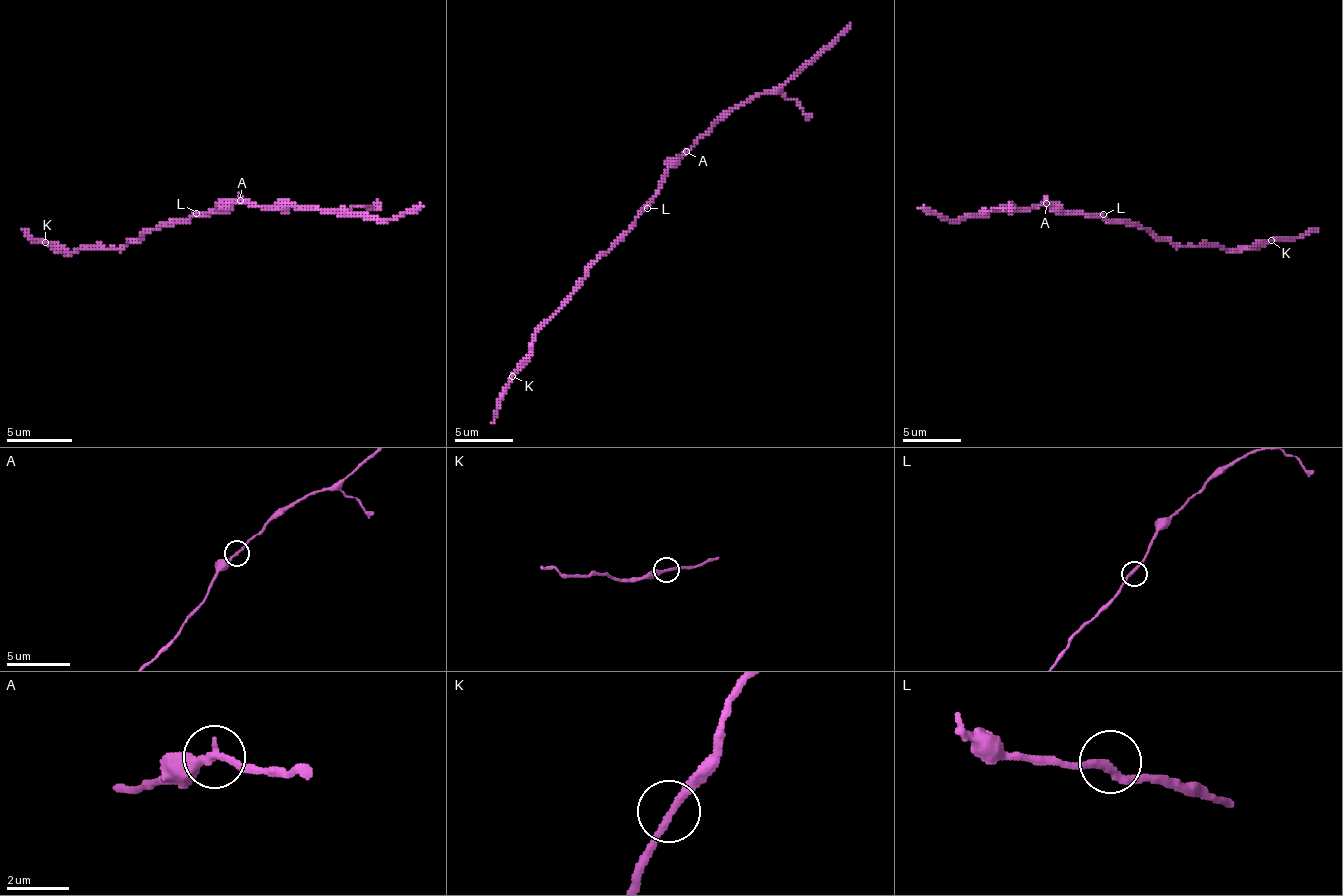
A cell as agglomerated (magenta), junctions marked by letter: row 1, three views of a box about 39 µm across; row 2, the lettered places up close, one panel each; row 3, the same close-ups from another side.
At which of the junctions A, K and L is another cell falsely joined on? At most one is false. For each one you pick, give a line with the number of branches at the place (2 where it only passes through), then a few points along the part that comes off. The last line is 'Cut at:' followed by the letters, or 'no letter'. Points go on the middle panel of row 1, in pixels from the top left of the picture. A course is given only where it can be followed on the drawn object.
Cut at: no letter

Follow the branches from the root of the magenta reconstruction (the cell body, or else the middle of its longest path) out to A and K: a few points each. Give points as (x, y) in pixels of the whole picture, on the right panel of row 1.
A: (1100, 217), (1059, 214), (1047, 202)
K: (1100, 217), (1138, 223), (1159, 237), (1168, 237), (1180, 246), (1256, 249), (1271, 240)

